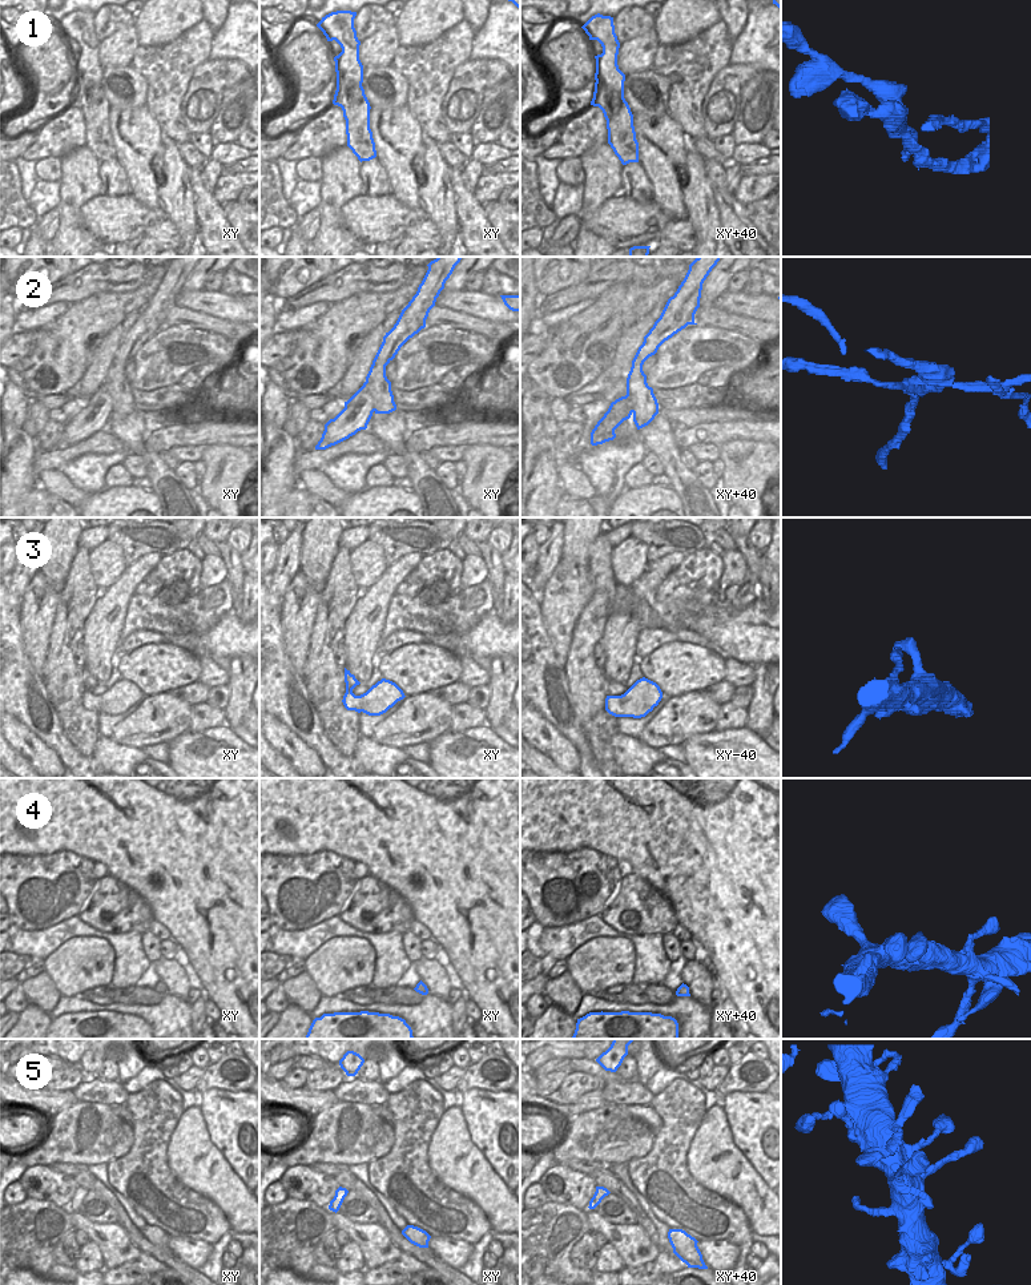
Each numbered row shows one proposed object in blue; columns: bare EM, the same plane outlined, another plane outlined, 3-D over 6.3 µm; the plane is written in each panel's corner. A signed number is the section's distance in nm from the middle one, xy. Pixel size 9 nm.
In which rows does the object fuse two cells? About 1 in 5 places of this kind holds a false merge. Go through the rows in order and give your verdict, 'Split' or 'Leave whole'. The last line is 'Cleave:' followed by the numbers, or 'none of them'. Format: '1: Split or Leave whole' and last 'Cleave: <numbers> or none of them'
1: Split
2: Split
3: Leave whole
4: Leave whole
5: Leave whole
Cleave: 1, 2.

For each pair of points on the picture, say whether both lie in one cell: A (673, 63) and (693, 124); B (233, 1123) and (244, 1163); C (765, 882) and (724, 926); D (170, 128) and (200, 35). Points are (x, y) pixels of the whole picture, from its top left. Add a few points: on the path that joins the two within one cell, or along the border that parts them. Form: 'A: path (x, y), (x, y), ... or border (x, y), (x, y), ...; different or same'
A: path (687, 77), (687, 109); same
B: path (236, 1132), (237, 1145), (242, 1153); same
C: path (765, 895), (748, 913), (741, 913), (737, 917); same
D: path (169, 105), (169, 73), (181, 57); same

